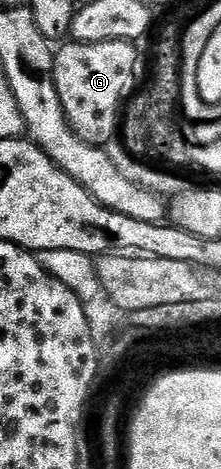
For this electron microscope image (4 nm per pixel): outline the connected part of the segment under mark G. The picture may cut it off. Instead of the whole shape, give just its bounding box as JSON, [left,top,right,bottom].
[54,41,142,147]

